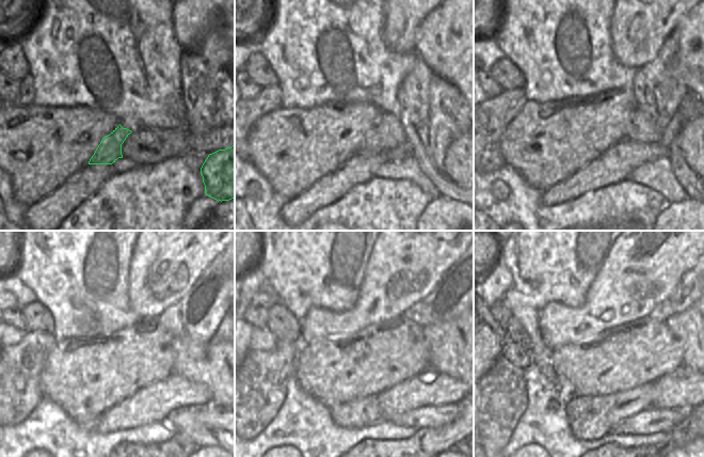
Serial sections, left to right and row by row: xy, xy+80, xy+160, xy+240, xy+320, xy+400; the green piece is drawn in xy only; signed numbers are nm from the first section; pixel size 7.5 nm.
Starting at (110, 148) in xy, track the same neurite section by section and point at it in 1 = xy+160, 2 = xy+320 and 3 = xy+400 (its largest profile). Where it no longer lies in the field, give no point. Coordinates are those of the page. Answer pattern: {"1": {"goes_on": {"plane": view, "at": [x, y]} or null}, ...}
{"1": {"goes_on": {"plane": "xy+160", "at": [642, 128]}}, "2": {"goes_on": {"plane": "xy+320", "at": [451, 345]}}, "3": {"goes_on": {"plane": "xy+400", "at": [690, 327]}}}

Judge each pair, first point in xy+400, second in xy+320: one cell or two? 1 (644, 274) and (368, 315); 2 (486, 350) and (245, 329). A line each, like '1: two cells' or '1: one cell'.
1: one cell
2: one cell

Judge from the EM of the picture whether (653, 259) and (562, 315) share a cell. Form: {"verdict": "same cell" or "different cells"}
{"verdict": "same cell"}

